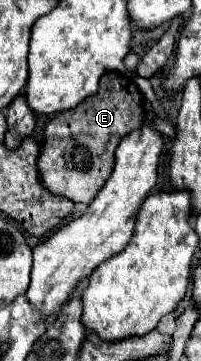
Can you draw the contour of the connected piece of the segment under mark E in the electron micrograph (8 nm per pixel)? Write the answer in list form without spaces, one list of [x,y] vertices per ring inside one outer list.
[[[105,73],[99,81],[99,91],[81,101],[81,109],[75,107],[61,111],[49,119],[45,127],[43,151],[37,163],[43,185],[51,193],[89,205],[111,175],[115,147],[119,145],[121,137],[141,125],[143,113],[143,95],[137,83],[125,75]]]

